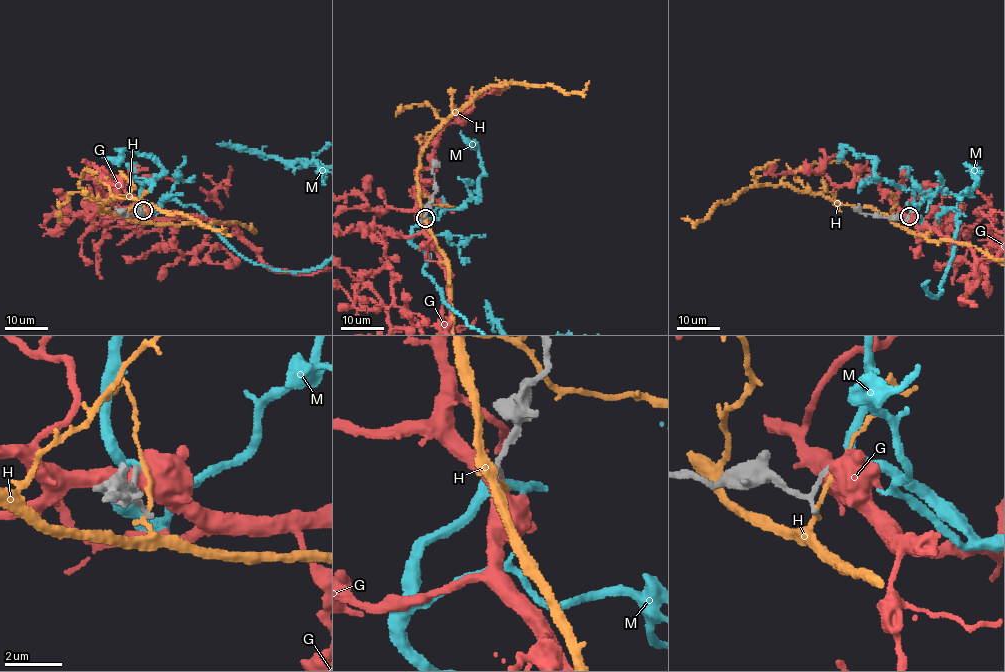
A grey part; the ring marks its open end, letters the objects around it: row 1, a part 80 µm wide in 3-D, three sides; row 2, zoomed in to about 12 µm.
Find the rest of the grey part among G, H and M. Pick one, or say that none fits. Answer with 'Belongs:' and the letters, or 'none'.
Belongs: M

